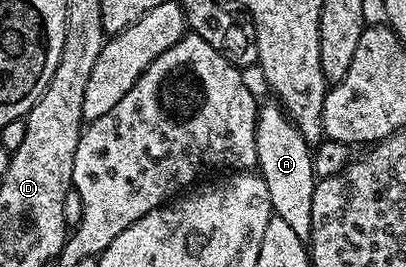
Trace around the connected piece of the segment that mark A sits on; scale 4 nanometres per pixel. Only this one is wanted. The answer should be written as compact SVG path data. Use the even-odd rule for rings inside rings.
M265 102L258 108L256 157L259 175L267 183L273 214L283 219L303 242L311 233L312 196L317 178L313 171L312 148L278 102Z

